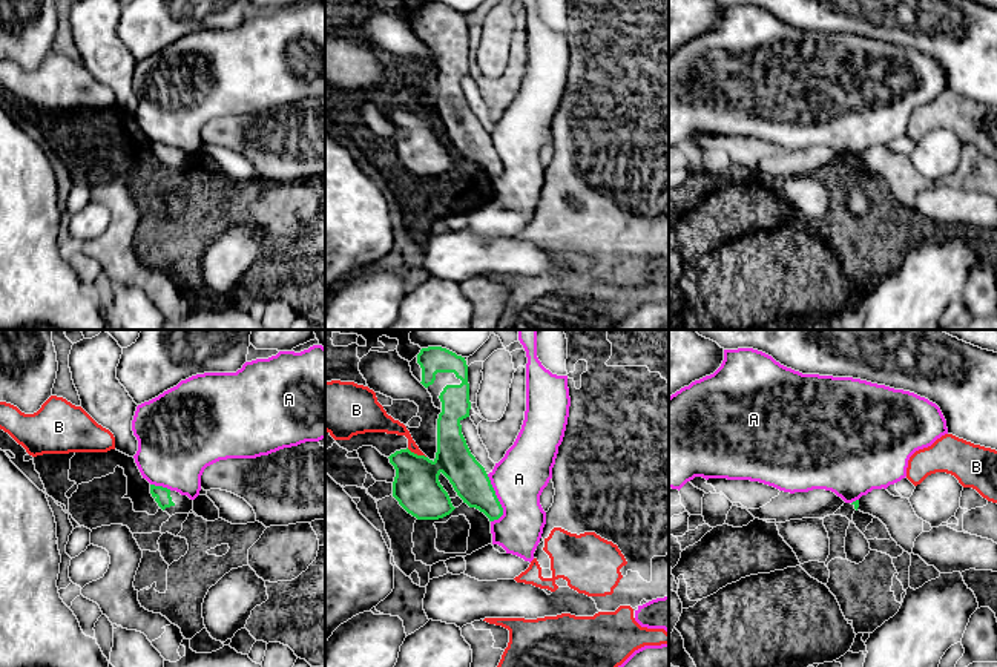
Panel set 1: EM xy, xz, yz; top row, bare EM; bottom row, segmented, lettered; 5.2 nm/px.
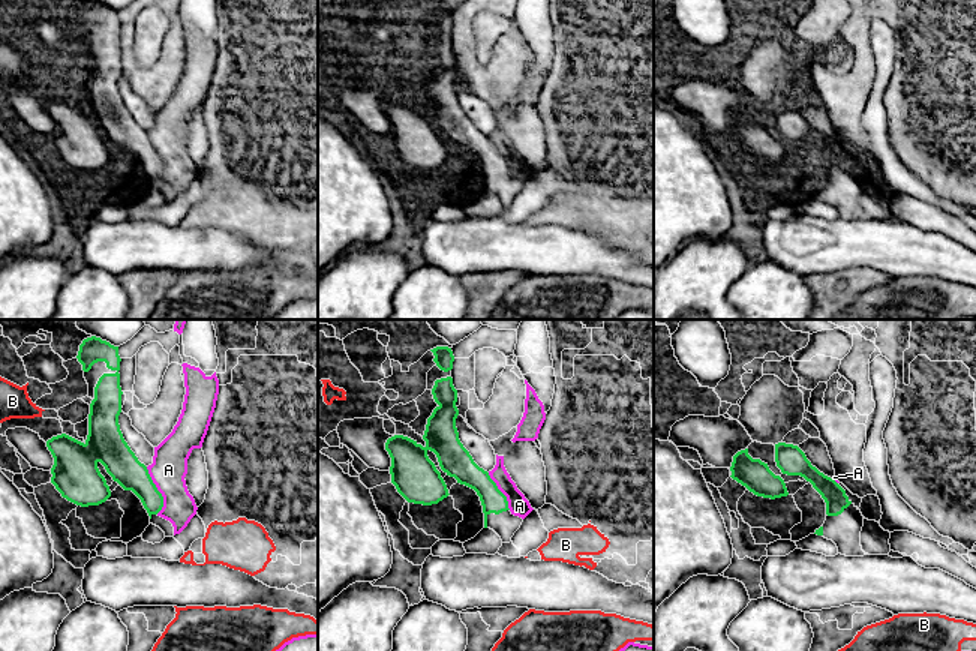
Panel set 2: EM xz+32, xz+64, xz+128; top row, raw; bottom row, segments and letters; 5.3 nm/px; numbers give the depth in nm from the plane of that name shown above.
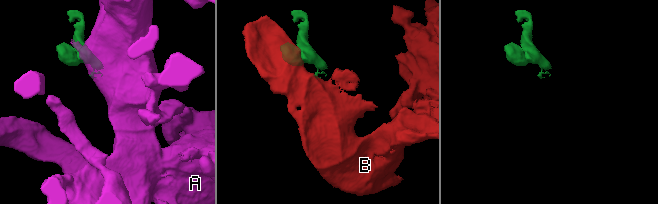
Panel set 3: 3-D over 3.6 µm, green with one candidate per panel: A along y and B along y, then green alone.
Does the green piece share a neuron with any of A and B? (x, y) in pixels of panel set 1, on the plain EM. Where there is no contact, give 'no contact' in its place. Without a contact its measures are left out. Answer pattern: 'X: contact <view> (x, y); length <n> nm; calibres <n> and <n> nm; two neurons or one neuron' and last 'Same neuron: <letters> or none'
A: contact xz (497, 155); length 260 nm; calibres 190 and 280 nm; two neurons
B: contact xz (416, 111); length 120 nm; calibres 240 and 110 nm; two neurons
Same neuron: none

